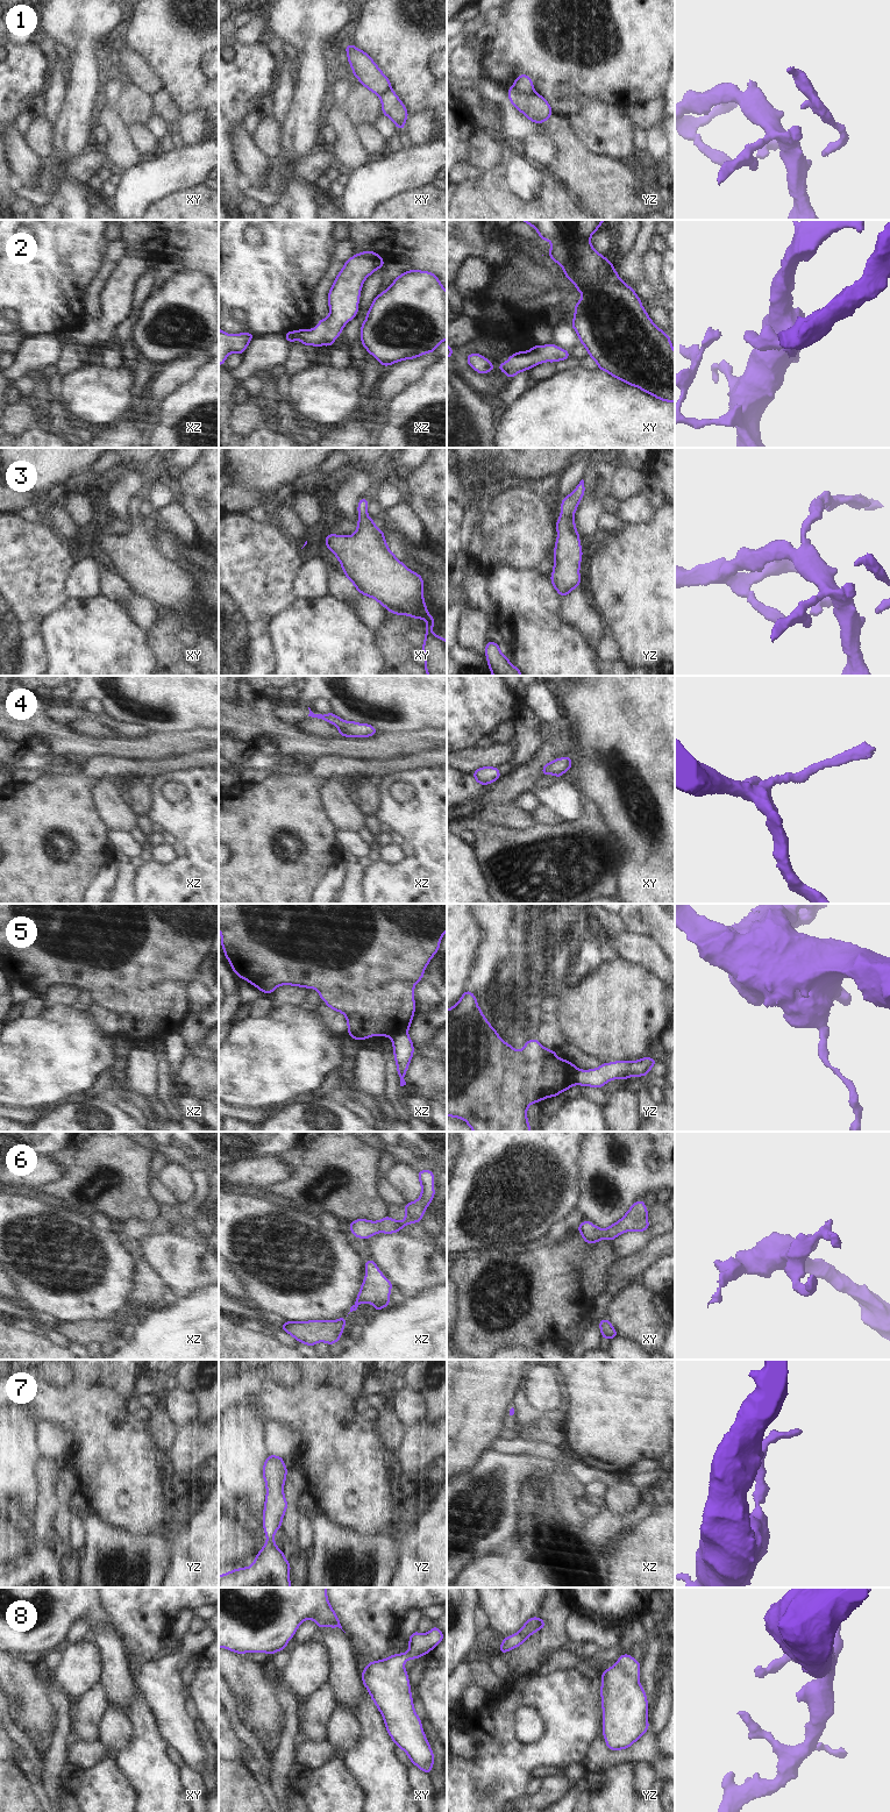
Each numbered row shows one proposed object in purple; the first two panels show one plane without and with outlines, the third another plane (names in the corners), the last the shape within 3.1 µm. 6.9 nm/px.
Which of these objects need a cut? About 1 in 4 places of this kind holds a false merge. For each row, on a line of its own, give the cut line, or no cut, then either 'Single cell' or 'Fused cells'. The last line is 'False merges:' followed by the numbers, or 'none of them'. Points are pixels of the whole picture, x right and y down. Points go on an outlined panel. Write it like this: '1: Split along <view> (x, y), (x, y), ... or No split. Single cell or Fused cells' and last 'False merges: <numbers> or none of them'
1: Split along yz (512, 86), (525, 92), (534, 92). Fused cells
2: No split. Single cell
3: No split. Single cell
4: No split. Single cell
5: Split along xz (406, 1033), (392, 1038). Fused cells
6: No split. Single cell
7: No split. Single cell
8: No split. Single cell
False merges: 1, 5

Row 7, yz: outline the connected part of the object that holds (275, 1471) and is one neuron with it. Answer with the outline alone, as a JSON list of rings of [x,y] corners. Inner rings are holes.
[[[268,1455],[263,1464],[266,1497],[263,1511],[263,1528],[266,1542],[254,1558],[254,1564],[237,1568],[219,1576],[219,1588],[291,1588],[291,1563],[273,1541],[275,1533],[282,1528],[287,1510],[284,1483],[289,1469],[282,1455]]]

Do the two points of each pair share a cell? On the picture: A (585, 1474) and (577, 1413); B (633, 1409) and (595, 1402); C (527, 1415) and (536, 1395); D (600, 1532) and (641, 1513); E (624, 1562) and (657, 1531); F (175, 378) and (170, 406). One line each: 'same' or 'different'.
A: different
B: same
C: different
D: same
E: same
F: different

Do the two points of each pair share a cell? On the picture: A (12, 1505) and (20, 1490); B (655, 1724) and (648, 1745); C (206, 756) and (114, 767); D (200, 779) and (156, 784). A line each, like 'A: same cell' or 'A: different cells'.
A: different cells
B: different cells
C: same cell
D: same cell

